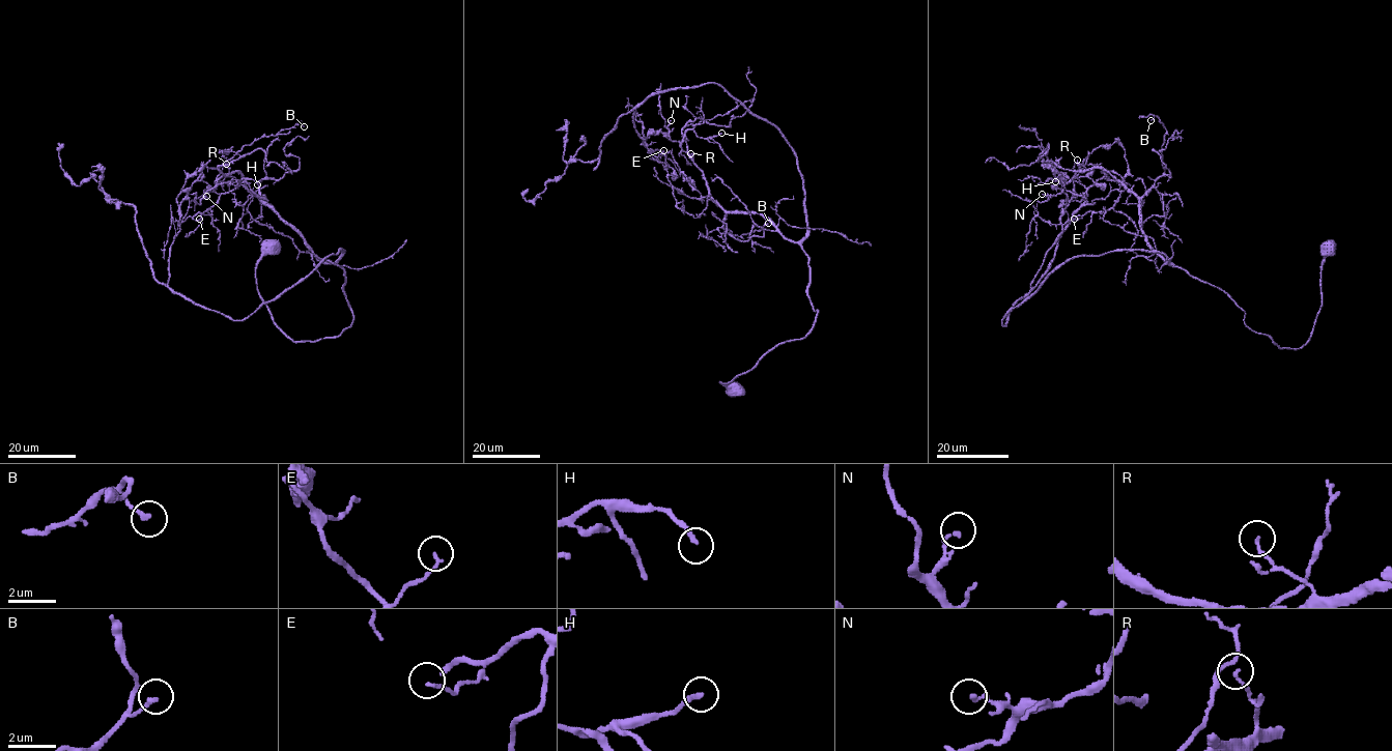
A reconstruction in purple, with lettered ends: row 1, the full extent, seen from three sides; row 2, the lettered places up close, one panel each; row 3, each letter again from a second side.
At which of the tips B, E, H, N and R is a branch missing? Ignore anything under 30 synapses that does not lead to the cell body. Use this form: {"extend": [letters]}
{"extend": []}

